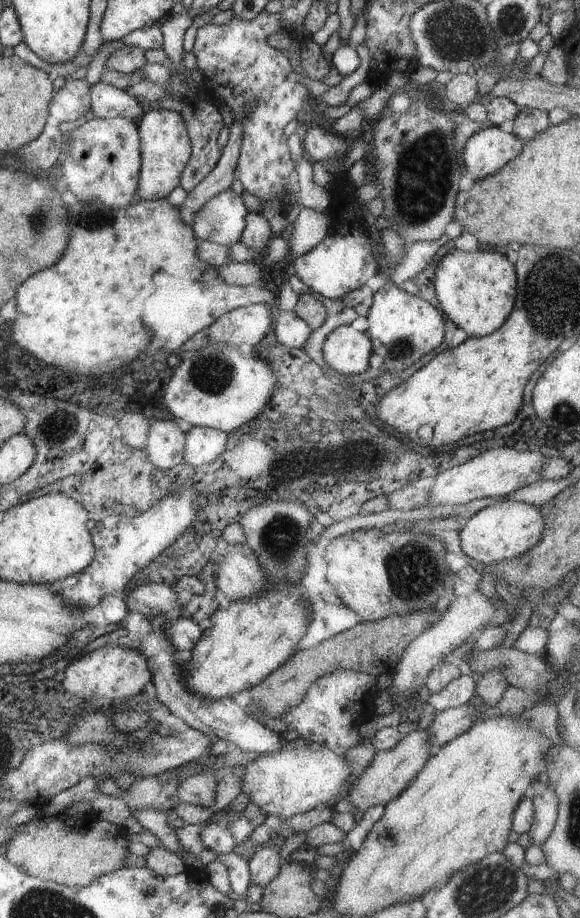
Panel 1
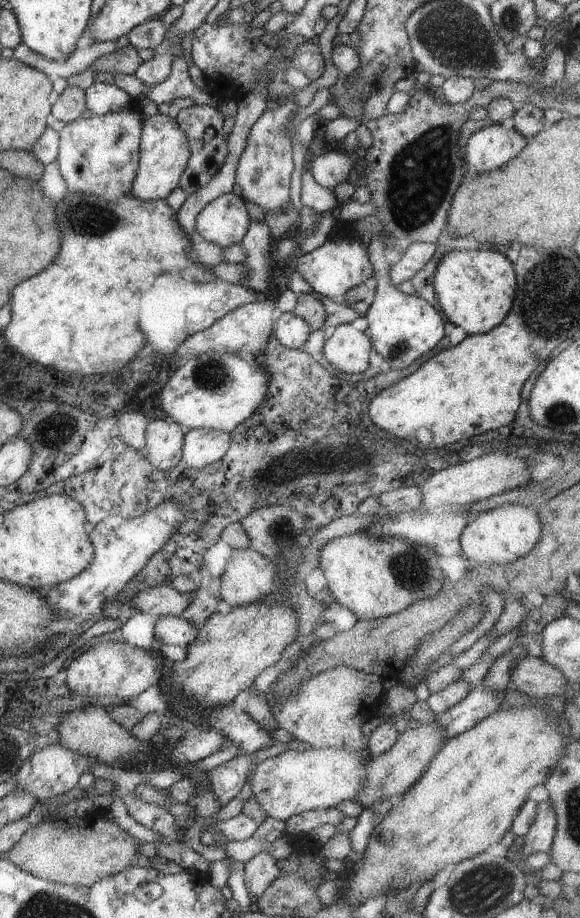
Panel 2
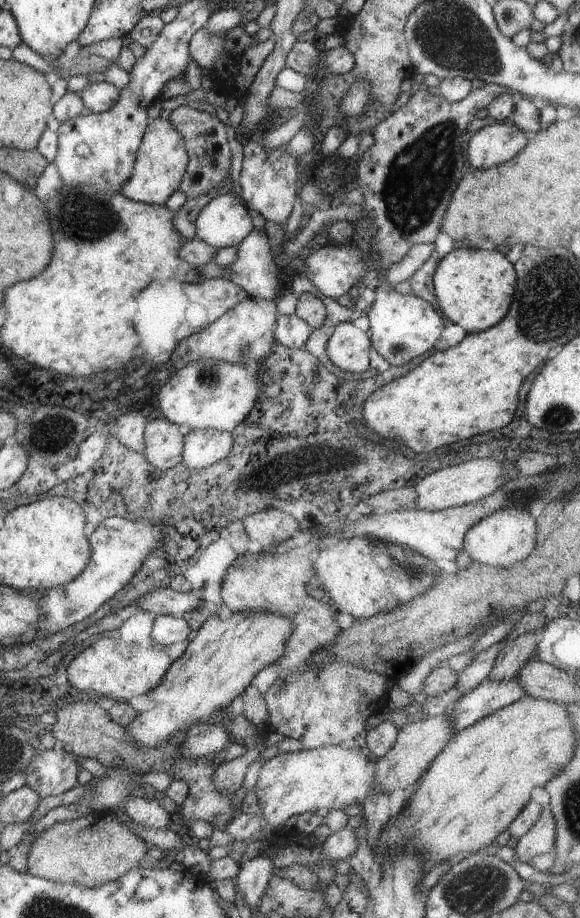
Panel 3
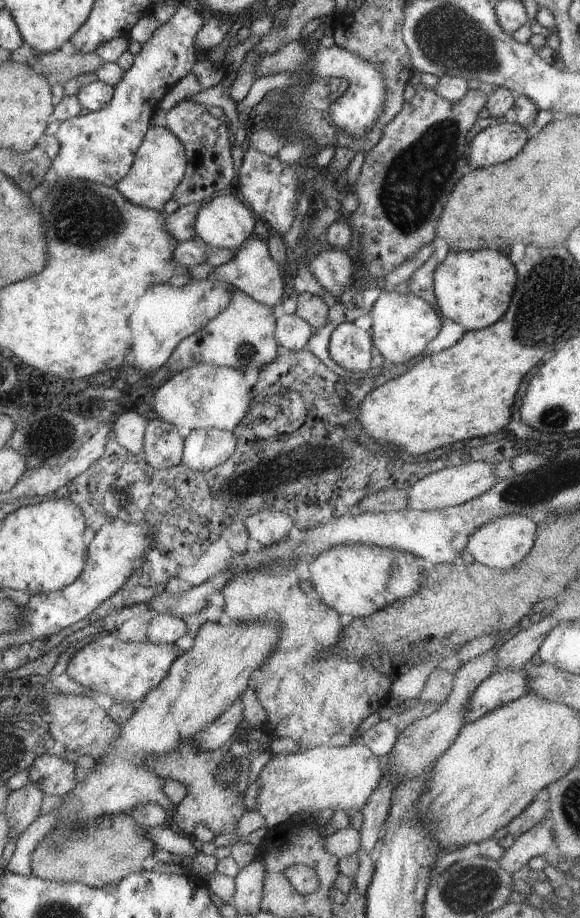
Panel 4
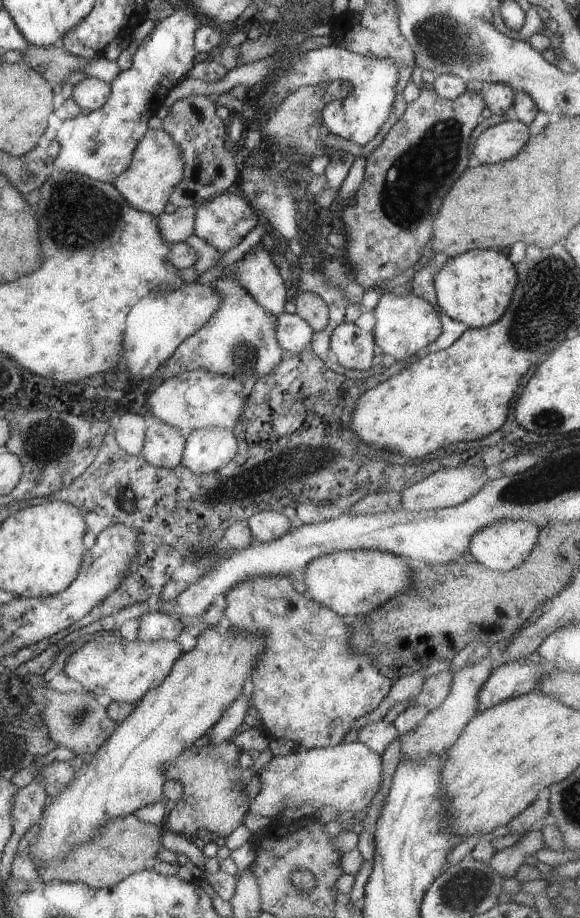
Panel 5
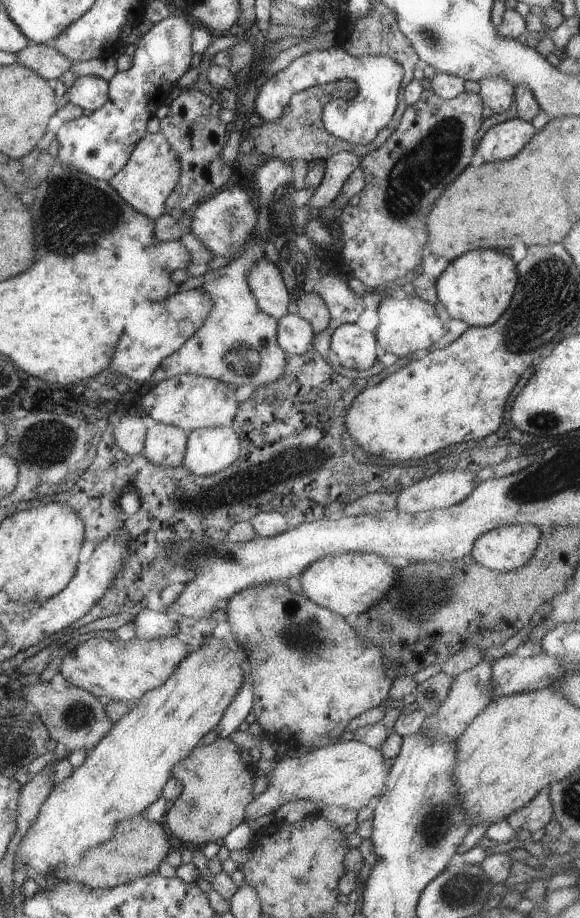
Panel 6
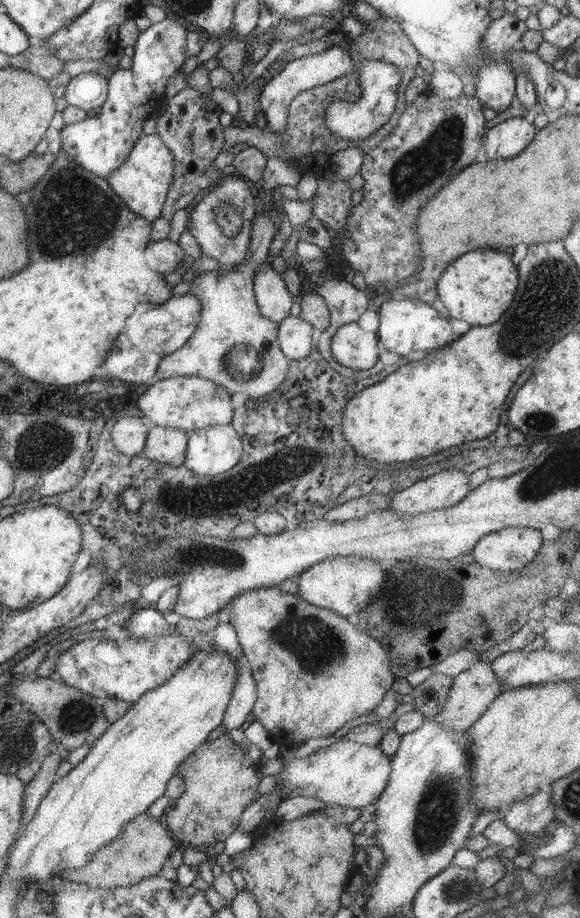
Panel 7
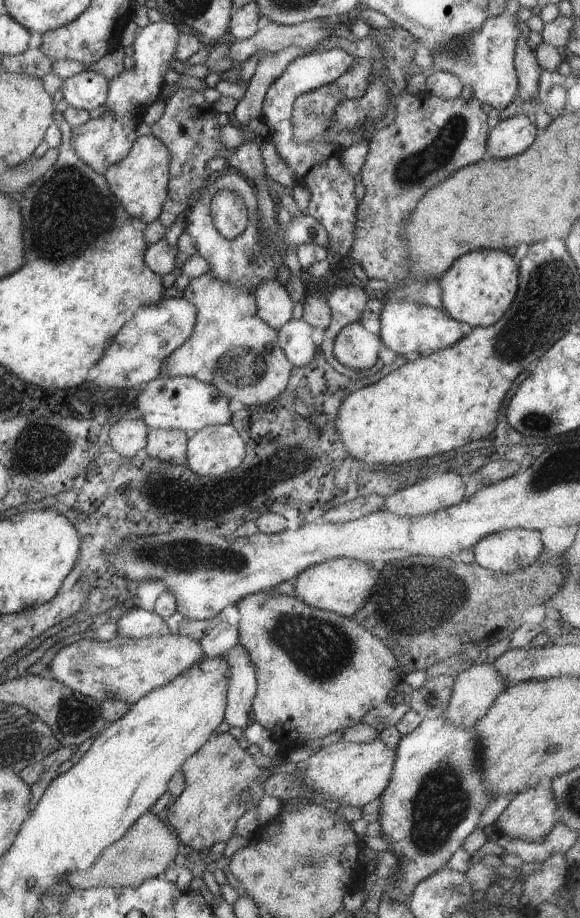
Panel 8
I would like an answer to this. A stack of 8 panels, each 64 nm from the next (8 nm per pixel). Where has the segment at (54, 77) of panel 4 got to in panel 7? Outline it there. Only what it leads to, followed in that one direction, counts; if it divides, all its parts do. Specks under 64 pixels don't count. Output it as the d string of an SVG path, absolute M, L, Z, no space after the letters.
M42 44L42 46L30 46L21 54L10 57L8 67L32 72L48 81L64 71L64 64L64 61L56 58L48 50L47 44Z

